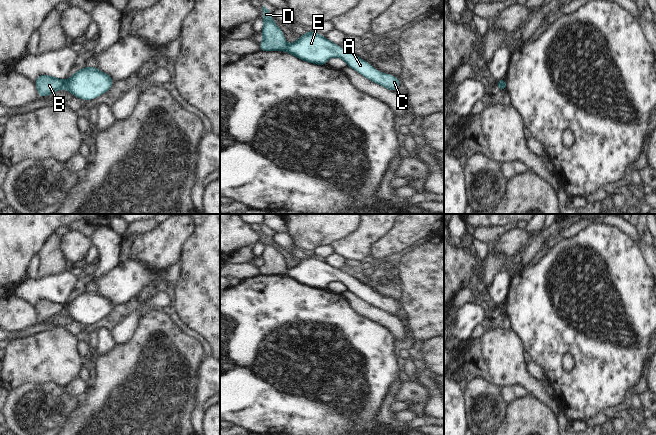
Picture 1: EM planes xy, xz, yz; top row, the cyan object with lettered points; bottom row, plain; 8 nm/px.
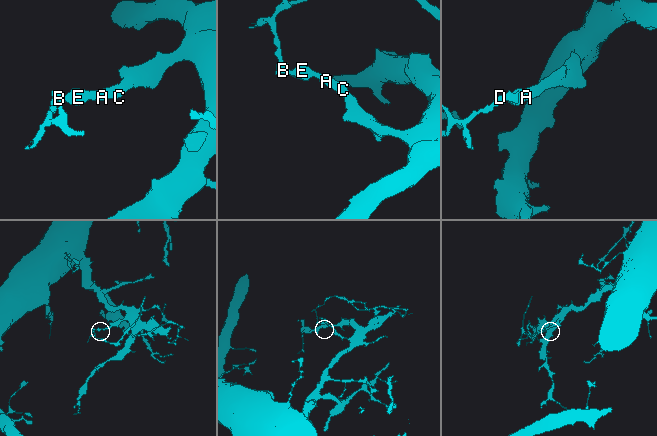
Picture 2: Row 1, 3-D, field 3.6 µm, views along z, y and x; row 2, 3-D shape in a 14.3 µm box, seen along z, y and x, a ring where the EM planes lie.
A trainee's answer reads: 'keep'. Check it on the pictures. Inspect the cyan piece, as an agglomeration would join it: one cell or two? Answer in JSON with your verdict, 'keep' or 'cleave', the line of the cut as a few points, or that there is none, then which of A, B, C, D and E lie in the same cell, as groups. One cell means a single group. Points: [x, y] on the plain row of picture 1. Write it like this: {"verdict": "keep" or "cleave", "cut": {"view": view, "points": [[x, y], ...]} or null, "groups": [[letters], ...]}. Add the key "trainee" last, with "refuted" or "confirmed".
{"verdict": "cleave", "cut": {"view": "xy", "points": [[63, 304], [61, 312]]}, "groups": [["A", "C", "E"], ["B", "D"]], "trainee": "refuted"}

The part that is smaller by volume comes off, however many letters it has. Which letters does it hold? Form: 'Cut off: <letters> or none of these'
Cut off: B, D

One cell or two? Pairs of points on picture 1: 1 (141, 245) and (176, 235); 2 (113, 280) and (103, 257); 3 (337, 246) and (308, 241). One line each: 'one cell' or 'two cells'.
1: one cell
2: two cells
3: two cells

